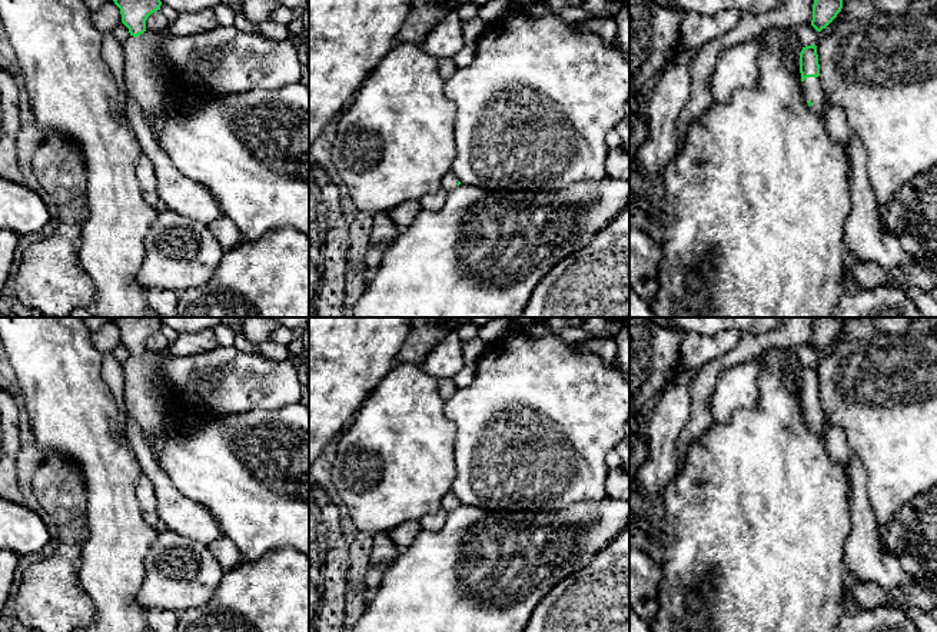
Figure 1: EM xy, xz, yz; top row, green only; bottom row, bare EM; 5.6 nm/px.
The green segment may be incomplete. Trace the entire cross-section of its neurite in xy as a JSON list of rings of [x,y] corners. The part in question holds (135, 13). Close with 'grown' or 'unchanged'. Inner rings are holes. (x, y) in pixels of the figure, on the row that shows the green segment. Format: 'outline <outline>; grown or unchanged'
outline [[[113,0],[120,9],[122,23],[129,29],[130,36],[137,37],[146,31],[146,20],[160,10],[160,0]]]; unchanged

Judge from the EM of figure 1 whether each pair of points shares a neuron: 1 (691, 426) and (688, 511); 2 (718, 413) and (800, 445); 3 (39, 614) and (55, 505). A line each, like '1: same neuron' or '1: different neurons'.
1: different neurons
2: different neurons
3: same neuron

